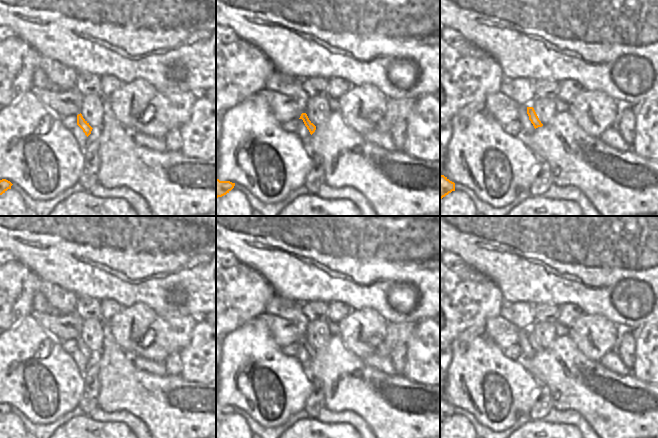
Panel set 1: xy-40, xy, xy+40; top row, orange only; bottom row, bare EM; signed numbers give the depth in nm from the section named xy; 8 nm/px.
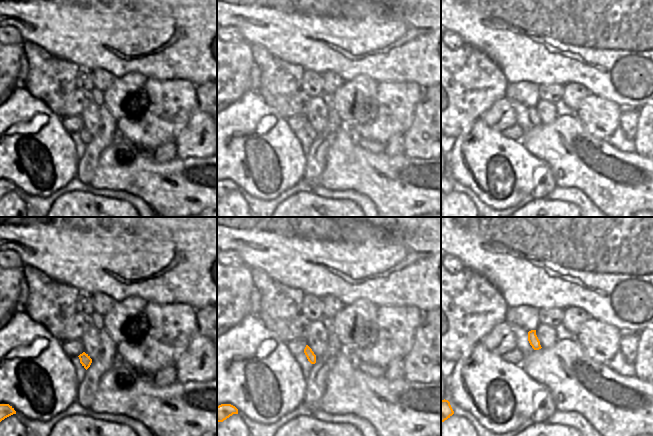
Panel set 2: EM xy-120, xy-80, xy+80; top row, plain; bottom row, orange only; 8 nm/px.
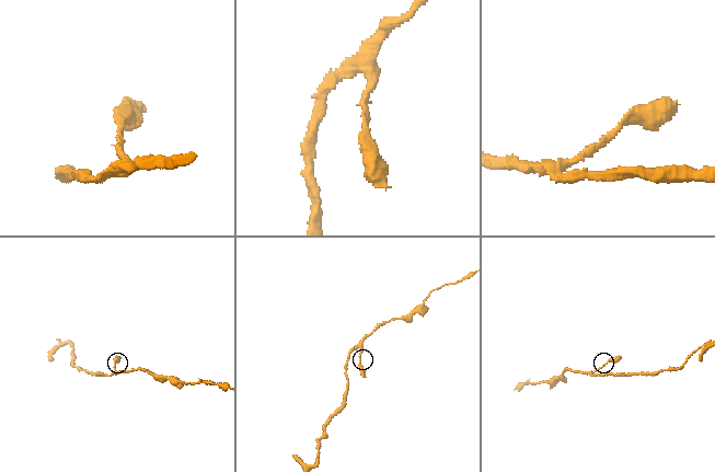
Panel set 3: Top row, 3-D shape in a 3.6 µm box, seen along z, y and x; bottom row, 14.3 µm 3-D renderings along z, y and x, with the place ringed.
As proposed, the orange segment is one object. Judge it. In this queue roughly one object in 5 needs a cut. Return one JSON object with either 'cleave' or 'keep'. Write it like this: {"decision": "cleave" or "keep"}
{"decision": "keep"}

